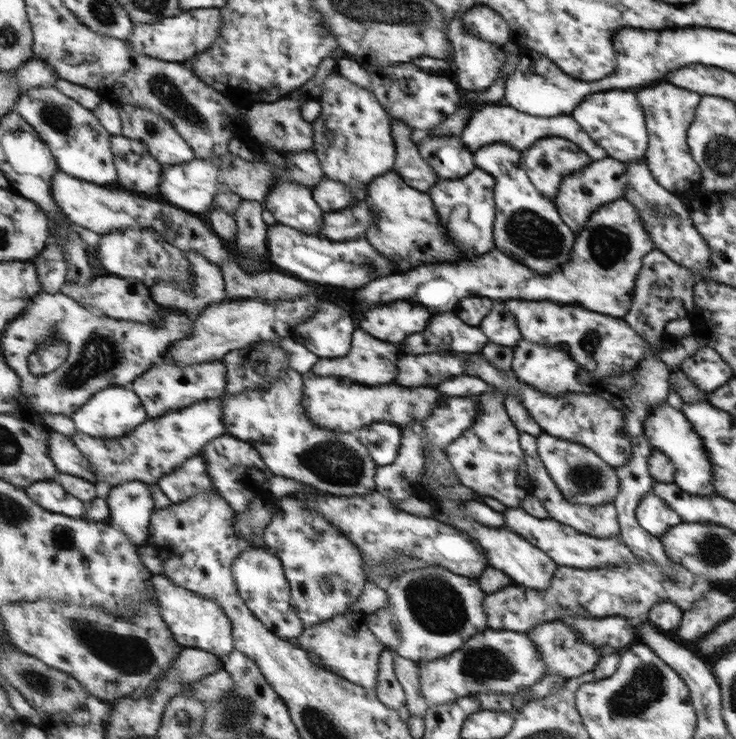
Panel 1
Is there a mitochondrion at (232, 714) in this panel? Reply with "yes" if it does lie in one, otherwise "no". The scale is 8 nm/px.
yes

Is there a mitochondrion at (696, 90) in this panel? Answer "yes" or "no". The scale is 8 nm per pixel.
no

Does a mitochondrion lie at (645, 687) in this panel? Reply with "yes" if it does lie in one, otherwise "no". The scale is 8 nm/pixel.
yes

